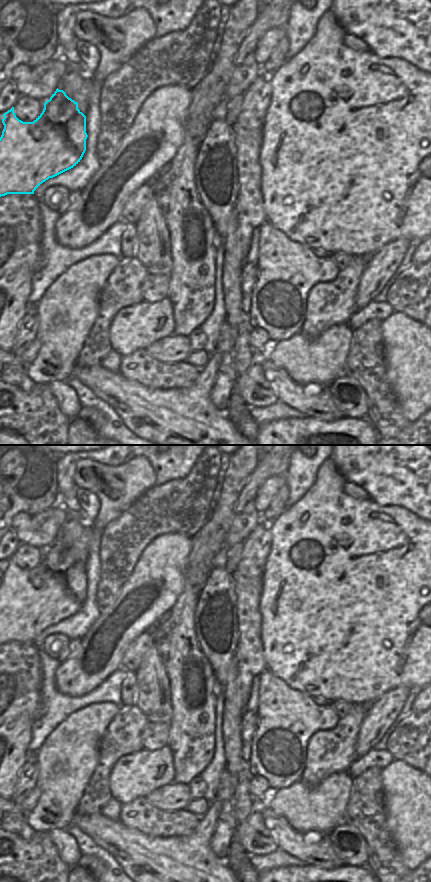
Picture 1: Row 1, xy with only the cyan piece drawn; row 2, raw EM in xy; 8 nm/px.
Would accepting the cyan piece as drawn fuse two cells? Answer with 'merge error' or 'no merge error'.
no merge error

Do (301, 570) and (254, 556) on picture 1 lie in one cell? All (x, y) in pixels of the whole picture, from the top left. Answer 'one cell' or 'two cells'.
two cells

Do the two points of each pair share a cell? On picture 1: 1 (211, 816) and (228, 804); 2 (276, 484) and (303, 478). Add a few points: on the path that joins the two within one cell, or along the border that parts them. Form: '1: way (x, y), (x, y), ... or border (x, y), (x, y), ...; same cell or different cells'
1: border (216, 799), (221, 805), (221, 810), (213, 832); different cells
2: border (283, 476), (286, 485); different cells

